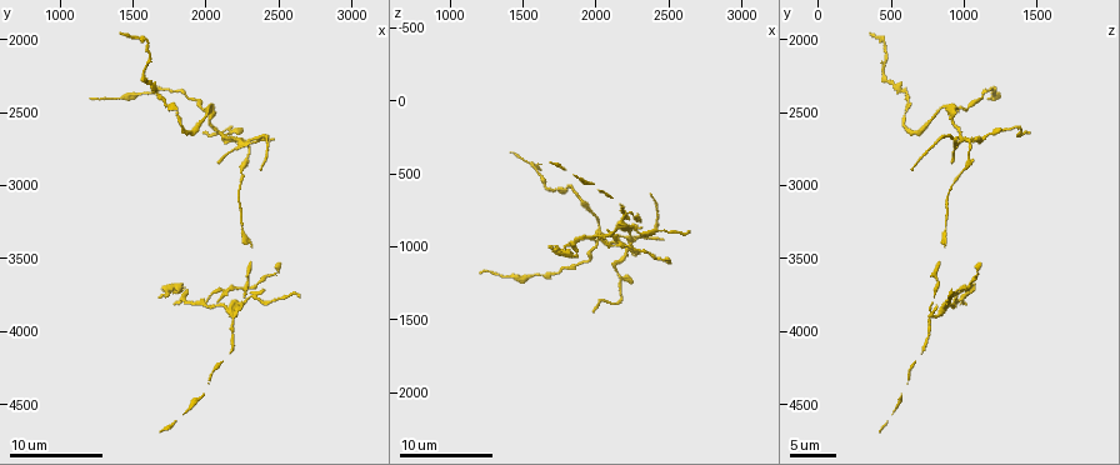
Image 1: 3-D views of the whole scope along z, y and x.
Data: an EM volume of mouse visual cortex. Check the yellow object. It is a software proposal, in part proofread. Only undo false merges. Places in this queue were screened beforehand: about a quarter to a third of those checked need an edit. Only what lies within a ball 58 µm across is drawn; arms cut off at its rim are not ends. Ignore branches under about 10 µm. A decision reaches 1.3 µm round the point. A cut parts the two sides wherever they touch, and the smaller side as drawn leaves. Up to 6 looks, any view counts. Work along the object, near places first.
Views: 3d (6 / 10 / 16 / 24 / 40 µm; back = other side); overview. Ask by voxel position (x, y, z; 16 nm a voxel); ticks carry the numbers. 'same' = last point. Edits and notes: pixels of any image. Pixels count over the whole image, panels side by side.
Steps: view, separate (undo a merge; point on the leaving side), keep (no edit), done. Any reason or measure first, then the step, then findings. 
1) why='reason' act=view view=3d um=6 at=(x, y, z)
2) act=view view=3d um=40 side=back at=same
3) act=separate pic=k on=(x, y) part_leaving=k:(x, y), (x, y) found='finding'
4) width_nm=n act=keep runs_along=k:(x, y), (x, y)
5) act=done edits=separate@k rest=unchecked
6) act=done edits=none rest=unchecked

why='four-way junction' act=view view=3d um=16 at=(2200, 2680, 1040)

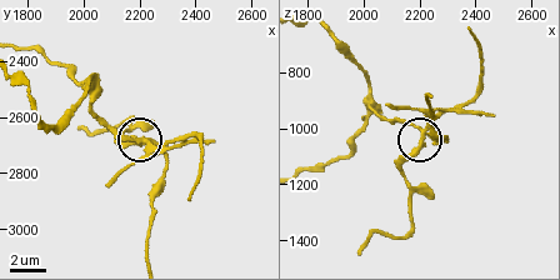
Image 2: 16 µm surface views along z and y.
arms=4 act=separate pic=2 on=(443, 113) found='a second cell is stuck on'

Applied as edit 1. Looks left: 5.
act=view view=overview

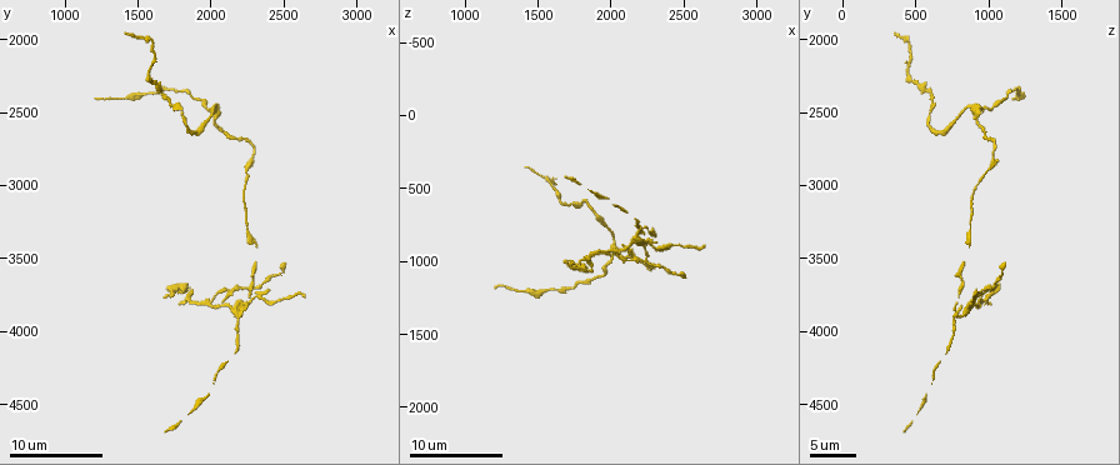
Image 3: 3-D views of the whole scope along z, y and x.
why='sudden change in width' act=view view=3d um=10 at=(1680, 2380, 620)

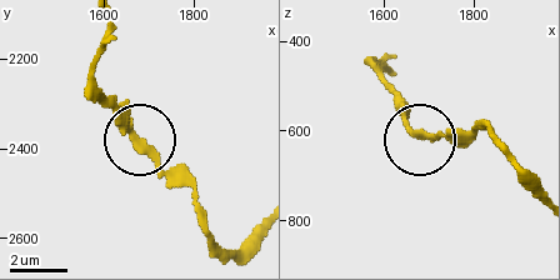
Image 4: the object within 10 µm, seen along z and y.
act=keep runs_along=4:(258, 230), (234, 251), (221, 244), (110, 96) found='one cell here'

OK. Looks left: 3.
why='thick turns thin' act=view view=3d um=6 at=(2020, 2480, 840)

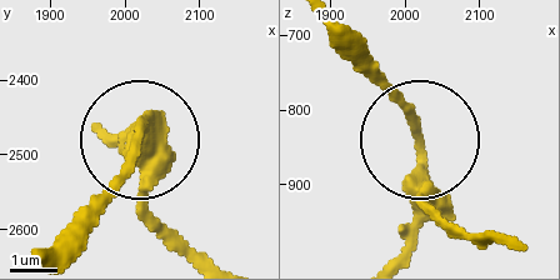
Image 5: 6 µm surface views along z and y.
why='other side' act=view view=3d um=6 side=back at=(2020, 2470, 840)

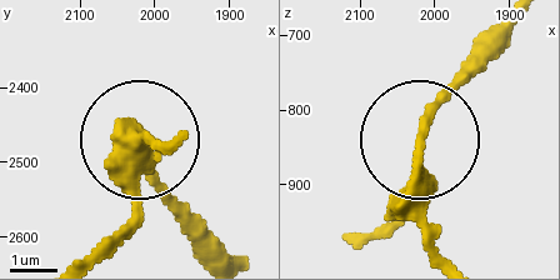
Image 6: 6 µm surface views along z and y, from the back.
act=keep found='one cell here'

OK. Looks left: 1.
act=done edits=separate@2 rest=unchecked

